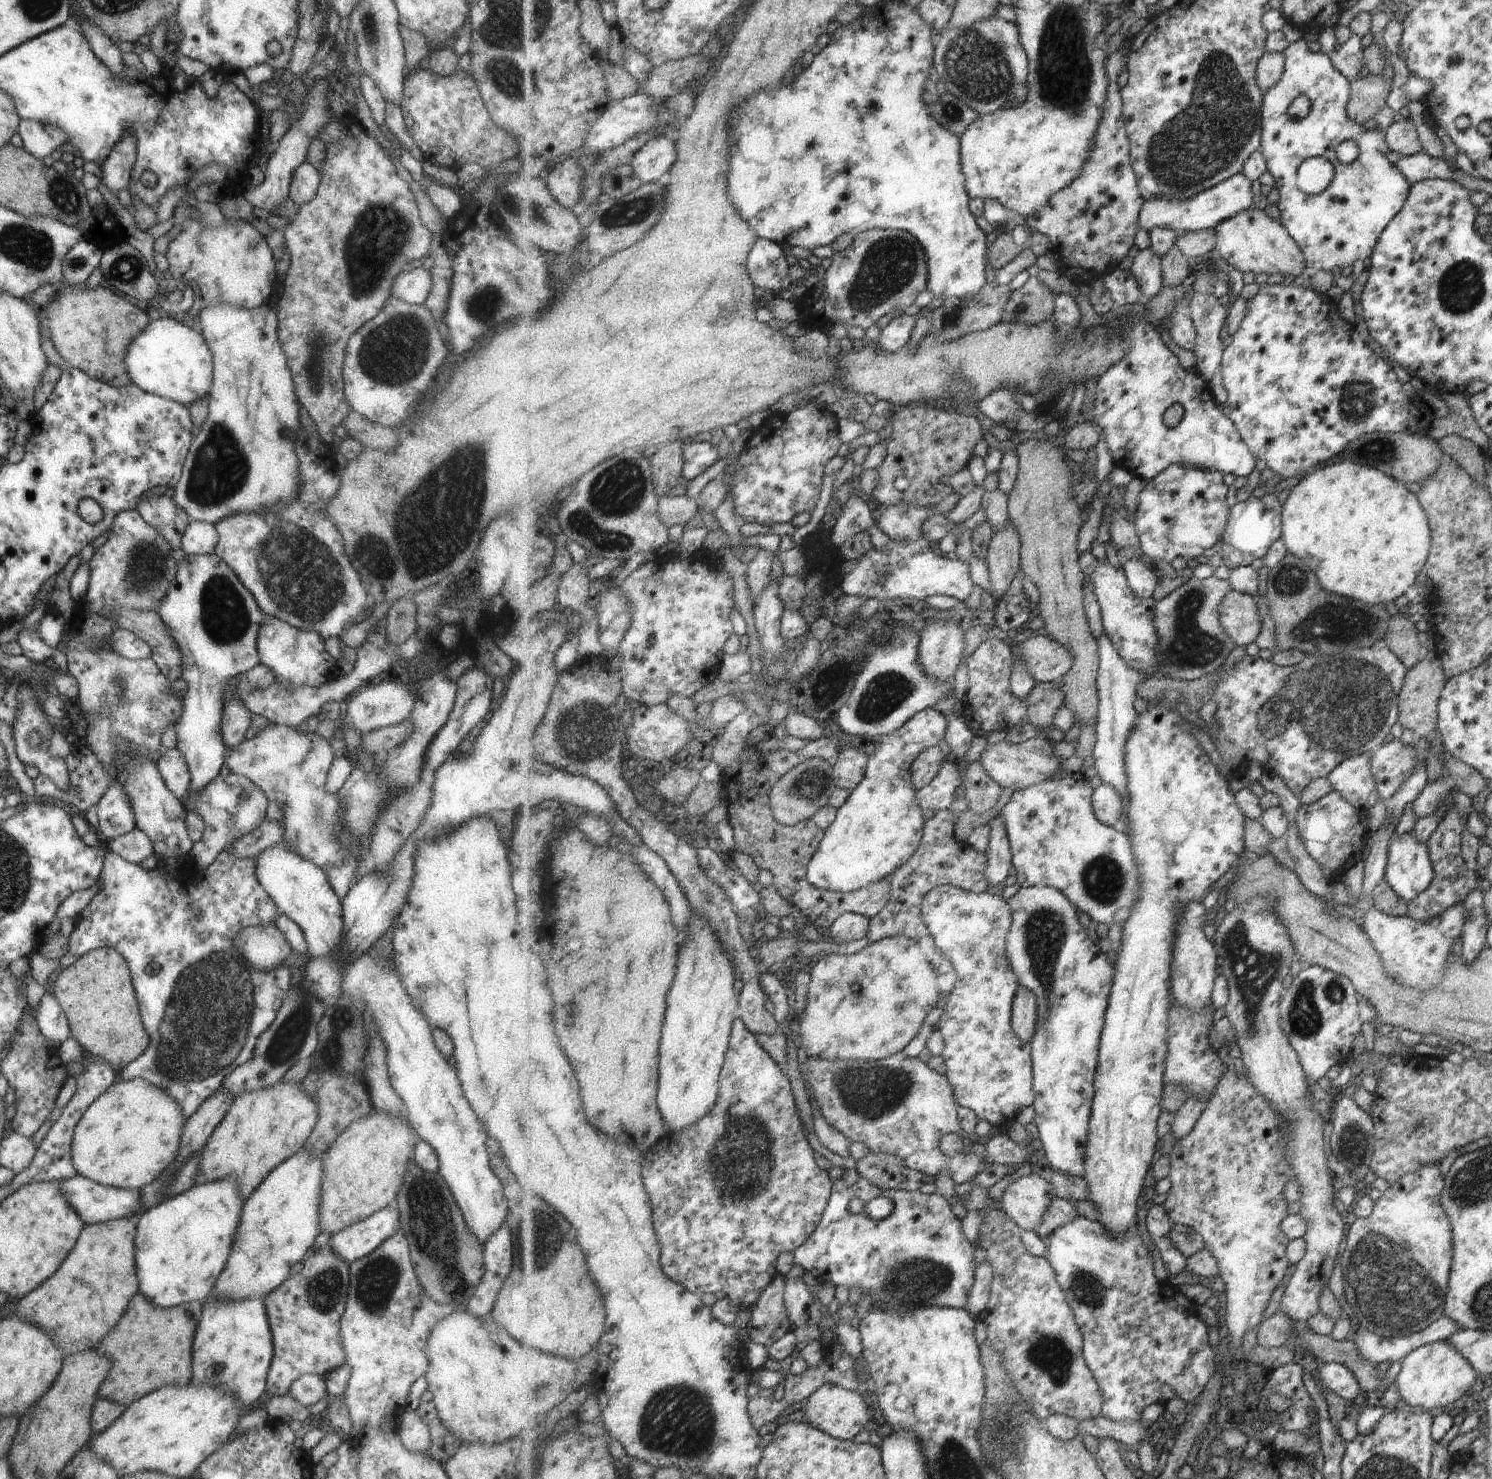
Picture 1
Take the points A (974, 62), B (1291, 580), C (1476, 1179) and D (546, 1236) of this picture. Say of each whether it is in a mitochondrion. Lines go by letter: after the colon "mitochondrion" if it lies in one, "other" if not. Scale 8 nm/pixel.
A: mitochondrion
B: mitochondrion
C: mitochondrion
D: mitochondrion

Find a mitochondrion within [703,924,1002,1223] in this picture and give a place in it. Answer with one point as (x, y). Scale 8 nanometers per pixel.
(740, 1162)

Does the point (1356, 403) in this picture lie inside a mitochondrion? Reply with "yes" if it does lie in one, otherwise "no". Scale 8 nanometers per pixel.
yes

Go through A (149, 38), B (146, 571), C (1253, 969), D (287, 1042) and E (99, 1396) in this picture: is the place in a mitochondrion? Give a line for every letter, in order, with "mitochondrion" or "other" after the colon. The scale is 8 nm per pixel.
A: other
B: mitochondrion
C: mitochondrion
D: mitochondrion
E: other

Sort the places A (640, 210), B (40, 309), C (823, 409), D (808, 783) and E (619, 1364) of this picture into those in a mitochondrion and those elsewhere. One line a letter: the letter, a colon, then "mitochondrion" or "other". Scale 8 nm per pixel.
A: mitochondrion
B: other
C: other
D: mitochondrion
E: other

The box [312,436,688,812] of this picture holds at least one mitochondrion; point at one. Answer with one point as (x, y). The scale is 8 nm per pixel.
(422, 533)

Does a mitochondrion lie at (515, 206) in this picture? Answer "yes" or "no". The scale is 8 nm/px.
yes

